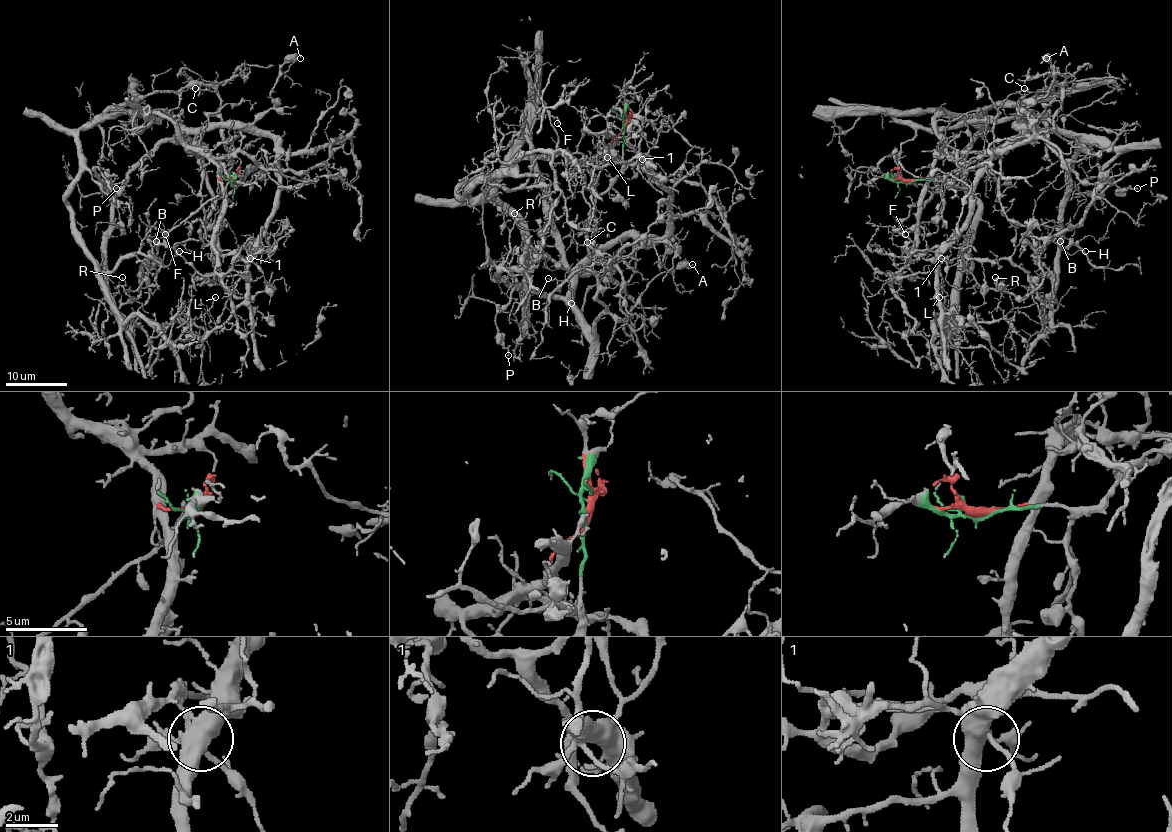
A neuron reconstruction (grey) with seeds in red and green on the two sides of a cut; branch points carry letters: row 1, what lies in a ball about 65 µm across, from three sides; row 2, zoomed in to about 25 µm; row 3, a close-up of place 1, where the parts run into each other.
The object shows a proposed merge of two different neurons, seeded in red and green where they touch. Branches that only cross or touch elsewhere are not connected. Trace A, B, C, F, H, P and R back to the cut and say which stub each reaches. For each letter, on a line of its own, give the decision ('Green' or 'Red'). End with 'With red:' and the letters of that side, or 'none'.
A: Green
B: Green
C: Green
F: Green
H: Green
P: Green
R: Green
With red: none

